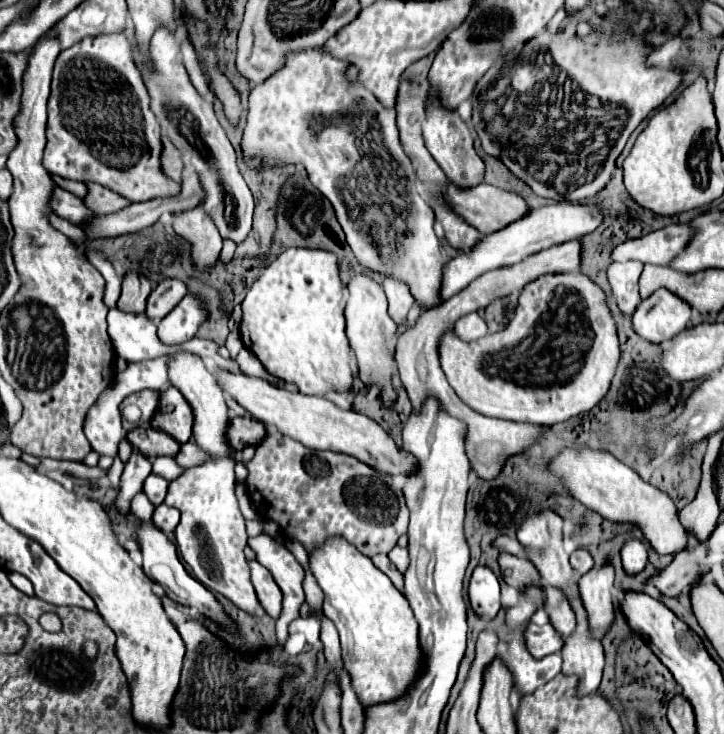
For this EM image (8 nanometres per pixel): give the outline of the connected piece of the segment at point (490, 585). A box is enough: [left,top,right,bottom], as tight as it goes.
[469,566,501,618]

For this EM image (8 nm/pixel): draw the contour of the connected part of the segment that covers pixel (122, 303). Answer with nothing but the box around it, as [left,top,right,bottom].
[117,272,151,314]

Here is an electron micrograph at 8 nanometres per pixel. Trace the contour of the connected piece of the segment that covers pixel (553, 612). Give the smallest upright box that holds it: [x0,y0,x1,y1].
[543,586,575,638]

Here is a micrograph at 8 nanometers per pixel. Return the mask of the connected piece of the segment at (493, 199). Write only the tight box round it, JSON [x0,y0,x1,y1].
[447,184,529,234]

